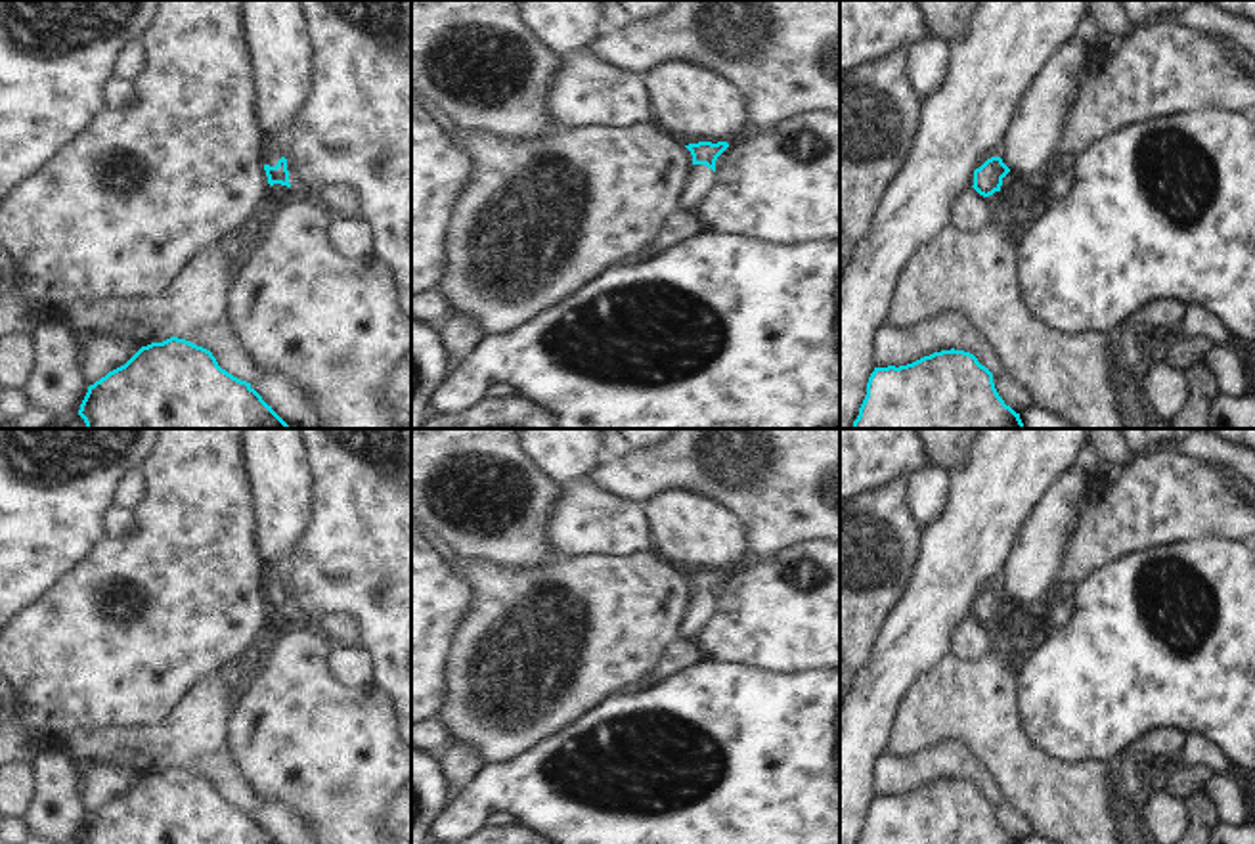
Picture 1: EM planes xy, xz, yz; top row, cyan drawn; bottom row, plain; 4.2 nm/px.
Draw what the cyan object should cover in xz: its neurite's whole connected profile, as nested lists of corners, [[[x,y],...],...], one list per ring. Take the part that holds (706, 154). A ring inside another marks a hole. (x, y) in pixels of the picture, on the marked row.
[[[698,142],[685,145],[693,155],[693,167],[681,191],[679,211],[694,212],[716,180],[716,161],[729,147],[727,142]]]

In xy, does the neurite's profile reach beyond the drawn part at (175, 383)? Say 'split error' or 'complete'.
complete

